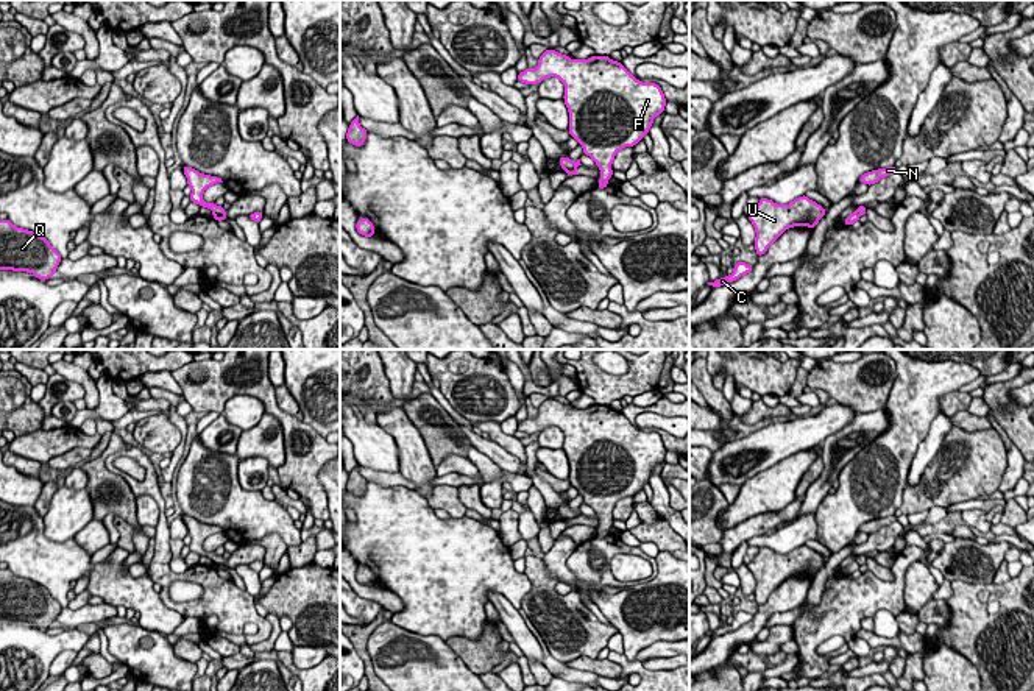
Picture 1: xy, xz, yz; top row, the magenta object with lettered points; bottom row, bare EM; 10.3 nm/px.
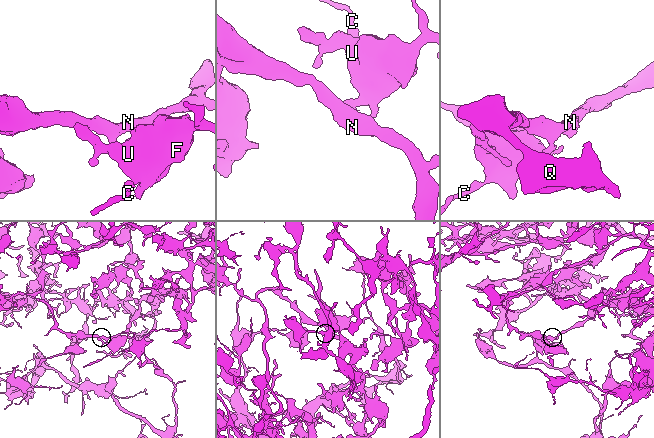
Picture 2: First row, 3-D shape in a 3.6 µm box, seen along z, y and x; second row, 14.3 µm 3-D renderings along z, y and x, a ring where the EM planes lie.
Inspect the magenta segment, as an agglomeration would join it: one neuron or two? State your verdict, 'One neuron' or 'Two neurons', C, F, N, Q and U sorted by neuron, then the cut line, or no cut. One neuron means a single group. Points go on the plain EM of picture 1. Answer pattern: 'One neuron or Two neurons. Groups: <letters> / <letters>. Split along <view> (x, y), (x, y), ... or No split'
Two neurons. Groups: C F U / N Q. Split along xy (214, 562), (225, 565)

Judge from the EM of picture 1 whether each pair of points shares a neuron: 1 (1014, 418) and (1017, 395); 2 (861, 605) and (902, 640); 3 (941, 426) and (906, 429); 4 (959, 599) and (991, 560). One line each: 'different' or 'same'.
1: different
2: different
3: different
4: different

